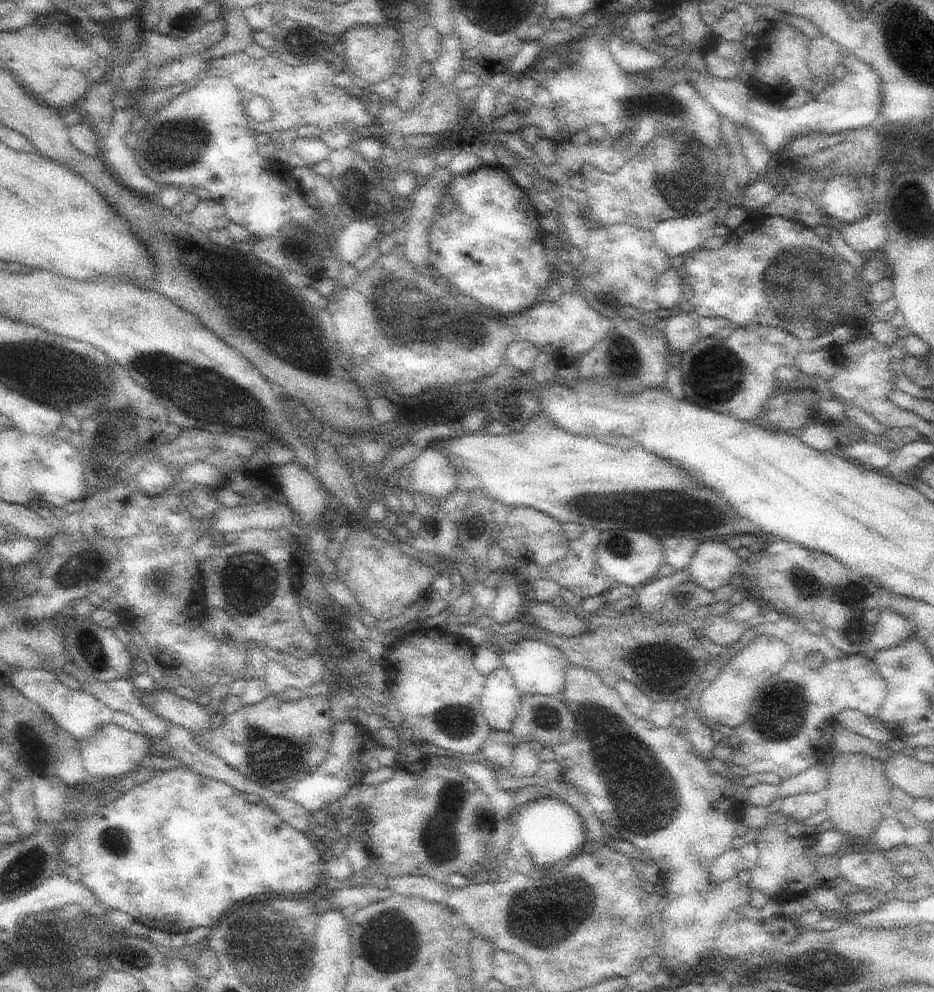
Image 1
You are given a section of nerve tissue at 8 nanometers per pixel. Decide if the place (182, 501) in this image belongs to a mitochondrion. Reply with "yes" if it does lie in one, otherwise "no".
no

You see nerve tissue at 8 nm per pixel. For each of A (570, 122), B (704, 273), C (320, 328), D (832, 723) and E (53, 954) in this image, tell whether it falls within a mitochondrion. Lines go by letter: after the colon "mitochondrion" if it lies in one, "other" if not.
A: other
B: other
C: other
D: other
E: mitochondrion

